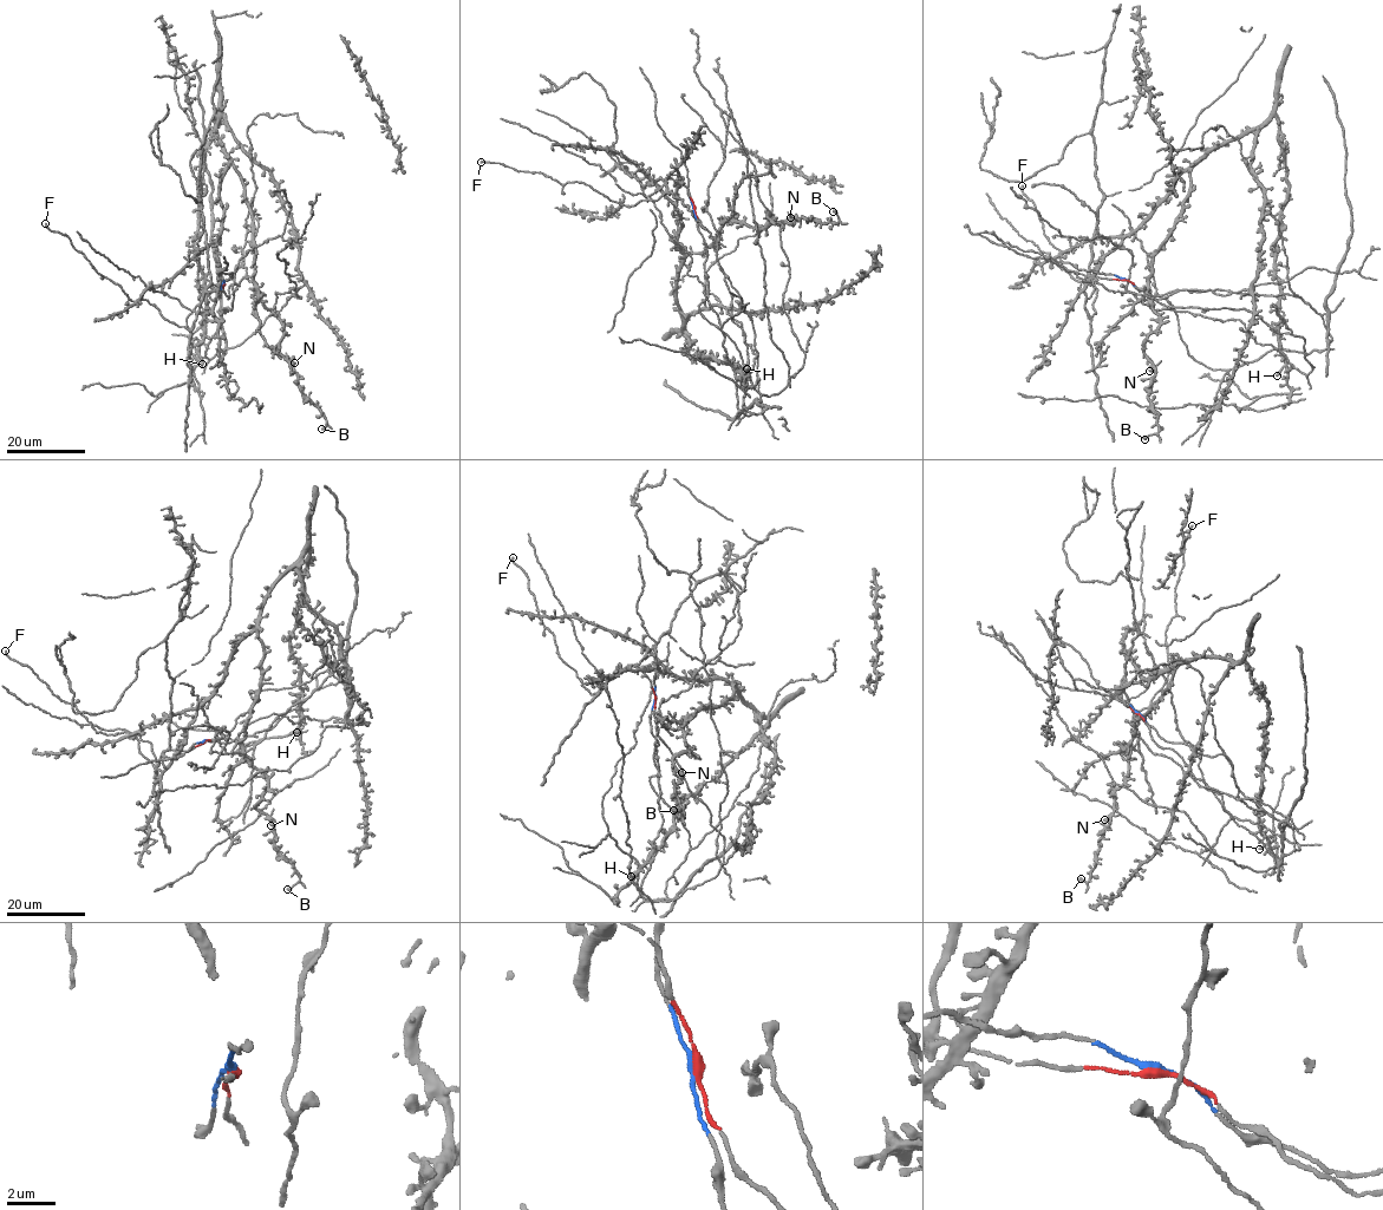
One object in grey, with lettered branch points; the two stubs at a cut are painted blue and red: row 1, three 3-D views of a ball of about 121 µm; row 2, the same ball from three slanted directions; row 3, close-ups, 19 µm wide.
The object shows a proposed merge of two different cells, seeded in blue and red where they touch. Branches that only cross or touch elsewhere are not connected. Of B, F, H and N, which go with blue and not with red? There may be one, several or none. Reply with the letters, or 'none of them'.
B, H, N

